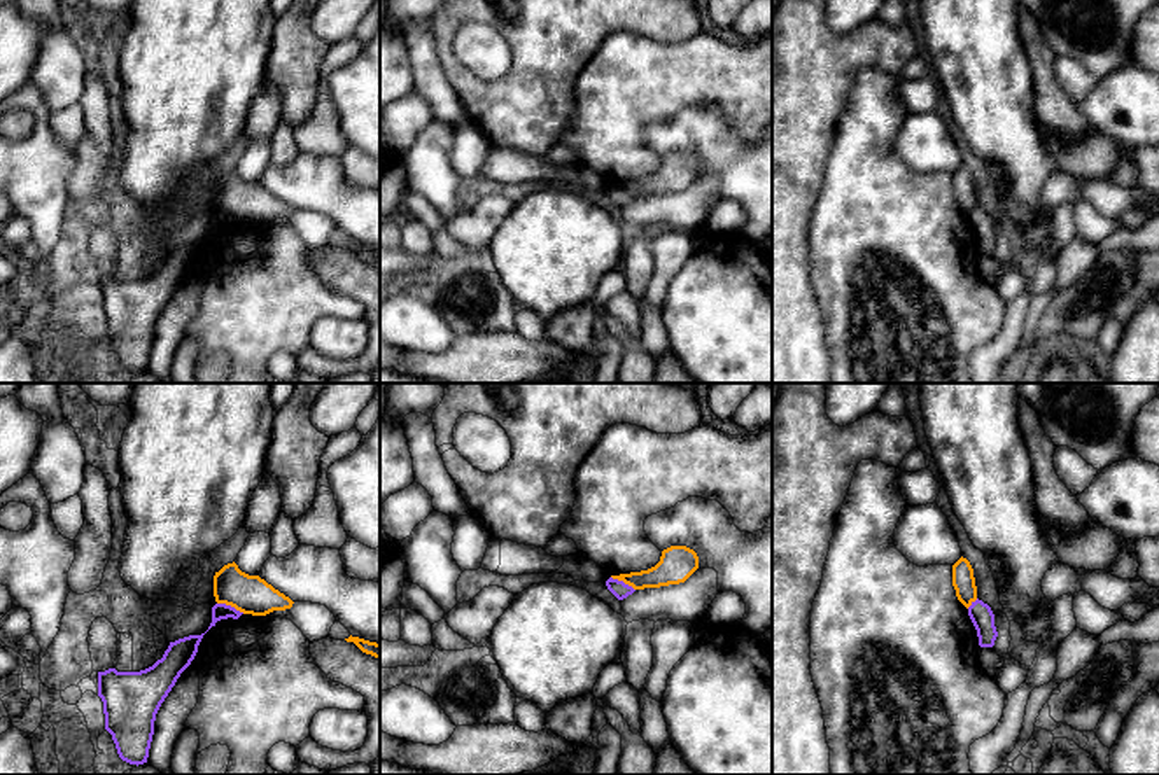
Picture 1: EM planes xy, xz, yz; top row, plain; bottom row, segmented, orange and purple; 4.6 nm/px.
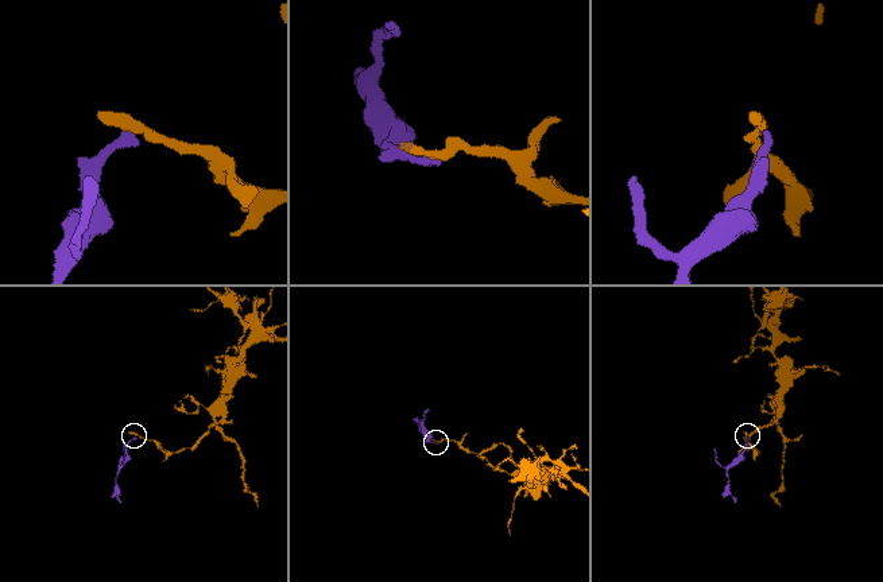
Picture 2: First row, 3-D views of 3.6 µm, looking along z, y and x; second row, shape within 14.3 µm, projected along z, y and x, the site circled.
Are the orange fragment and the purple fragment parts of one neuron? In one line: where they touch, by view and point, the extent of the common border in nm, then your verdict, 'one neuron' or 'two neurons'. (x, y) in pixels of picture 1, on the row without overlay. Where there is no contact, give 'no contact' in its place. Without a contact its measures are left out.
meets orange in xy at (231, 214); contact 140 nm long; two neurons

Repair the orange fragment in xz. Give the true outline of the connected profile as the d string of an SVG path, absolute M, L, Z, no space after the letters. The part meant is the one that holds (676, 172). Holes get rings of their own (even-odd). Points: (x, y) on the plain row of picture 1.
M671 154L662 159L660 170L641 180L611 184L634 198L660 196L685 191L699 177L699 164L686 154Z

